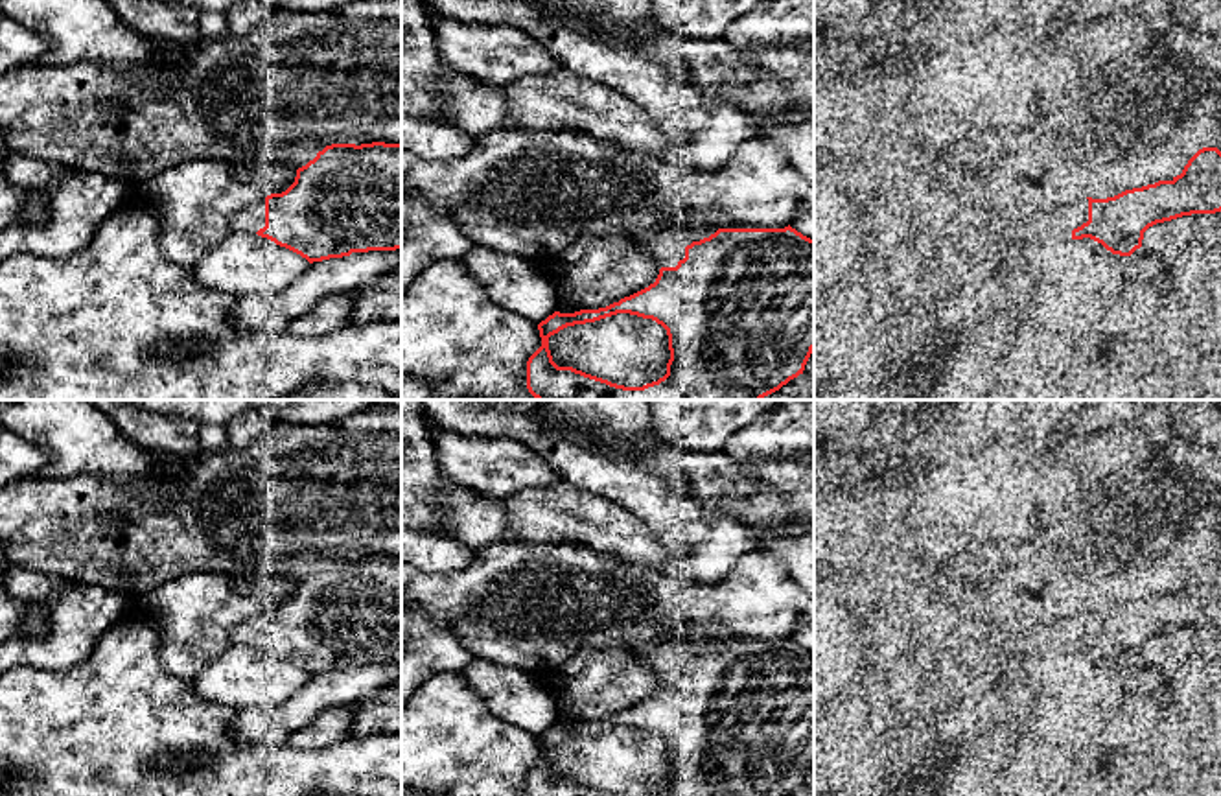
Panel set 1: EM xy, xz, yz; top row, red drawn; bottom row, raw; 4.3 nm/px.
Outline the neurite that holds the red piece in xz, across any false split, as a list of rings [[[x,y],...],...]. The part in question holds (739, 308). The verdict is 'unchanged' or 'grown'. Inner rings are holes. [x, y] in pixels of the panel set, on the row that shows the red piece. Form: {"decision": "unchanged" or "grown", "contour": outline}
{"decision": "grown", "contour": [[[669,216],[661,225],[643,232],[637,245],[661,267],[654,284],[606,308],[554,311],[538,324],[541,346],[527,361],[527,389],[536,400],[762,400],[803,374],[814,350],[814,240],[788,225],[785,228],[718,228],[709,238],[692,241]],[[617,313],[652,319],[667,330],[670,359],[663,378],[643,387],[624,387],[552,361],[551,335],[567,326]]]}

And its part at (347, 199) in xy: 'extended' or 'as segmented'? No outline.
extended

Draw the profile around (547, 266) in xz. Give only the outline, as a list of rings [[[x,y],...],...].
[[[540,256],[540,258],[532,258],[534,267],[538,269],[538,273],[541,273],[543,276],[547,276],[558,289],[558,310],[560,313],[575,313],[580,311],[582,308],[576,308],[573,304],[567,304],[562,297],[560,297],[560,271],[558,271],[558,256]]]

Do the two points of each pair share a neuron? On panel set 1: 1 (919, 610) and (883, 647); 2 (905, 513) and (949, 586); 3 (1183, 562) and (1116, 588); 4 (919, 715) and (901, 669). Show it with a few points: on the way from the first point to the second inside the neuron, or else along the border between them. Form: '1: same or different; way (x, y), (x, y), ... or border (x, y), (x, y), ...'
1: different; border (862, 614), (879, 610), (901, 620), (921, 643)
2: same; way (901, 533), (901, 548), (929, 573)
3: same; way (1166, 570), (1133, 583)
4: same; way (919, 704), (918, 695), (905, 680)

